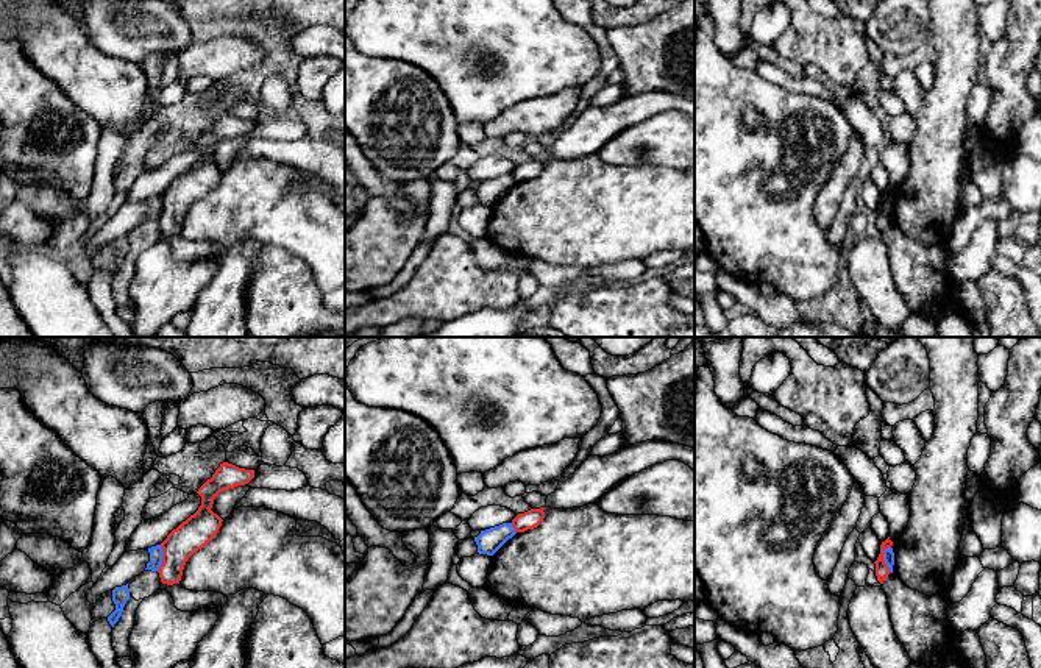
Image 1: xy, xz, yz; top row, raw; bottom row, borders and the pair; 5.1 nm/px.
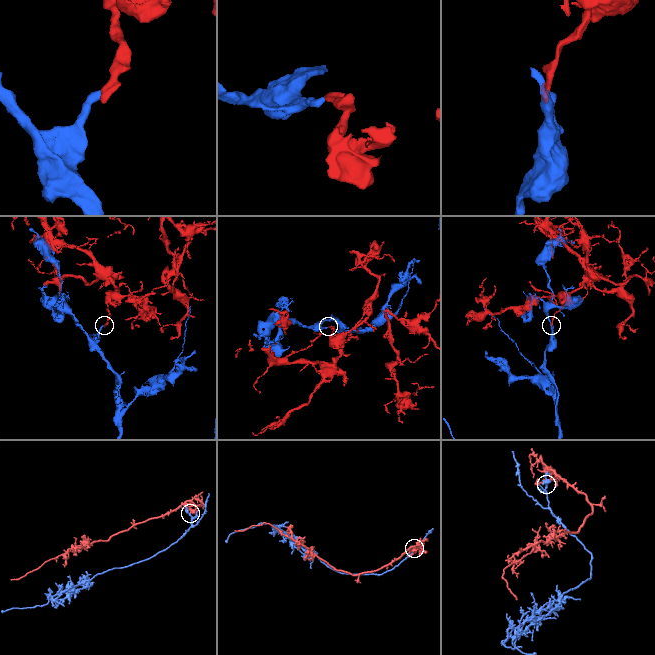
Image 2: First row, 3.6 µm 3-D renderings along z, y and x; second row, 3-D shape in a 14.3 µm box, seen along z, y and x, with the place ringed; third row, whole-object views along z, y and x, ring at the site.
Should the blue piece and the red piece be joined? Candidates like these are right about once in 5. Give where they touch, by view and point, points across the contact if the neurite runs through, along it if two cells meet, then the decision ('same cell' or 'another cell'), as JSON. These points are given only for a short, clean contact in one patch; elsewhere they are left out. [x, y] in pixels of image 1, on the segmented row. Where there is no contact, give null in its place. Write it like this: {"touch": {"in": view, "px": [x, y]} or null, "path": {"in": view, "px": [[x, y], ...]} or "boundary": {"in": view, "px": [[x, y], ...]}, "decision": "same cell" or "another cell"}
{"touch": {"in": "yz", "px": [884, 559]}, "boundary": {"in": "yz", "px": [[888, 547], [884, 551], [884, 562], [891, 572]]}, "decision": "another cell"}

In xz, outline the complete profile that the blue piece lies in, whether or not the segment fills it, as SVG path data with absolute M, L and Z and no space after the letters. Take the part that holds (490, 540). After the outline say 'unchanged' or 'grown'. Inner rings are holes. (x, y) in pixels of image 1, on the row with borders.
M503 523L499 526L481 531L474 542L479 554L493 556L509 538L515 535L512 523Z; unchanged

